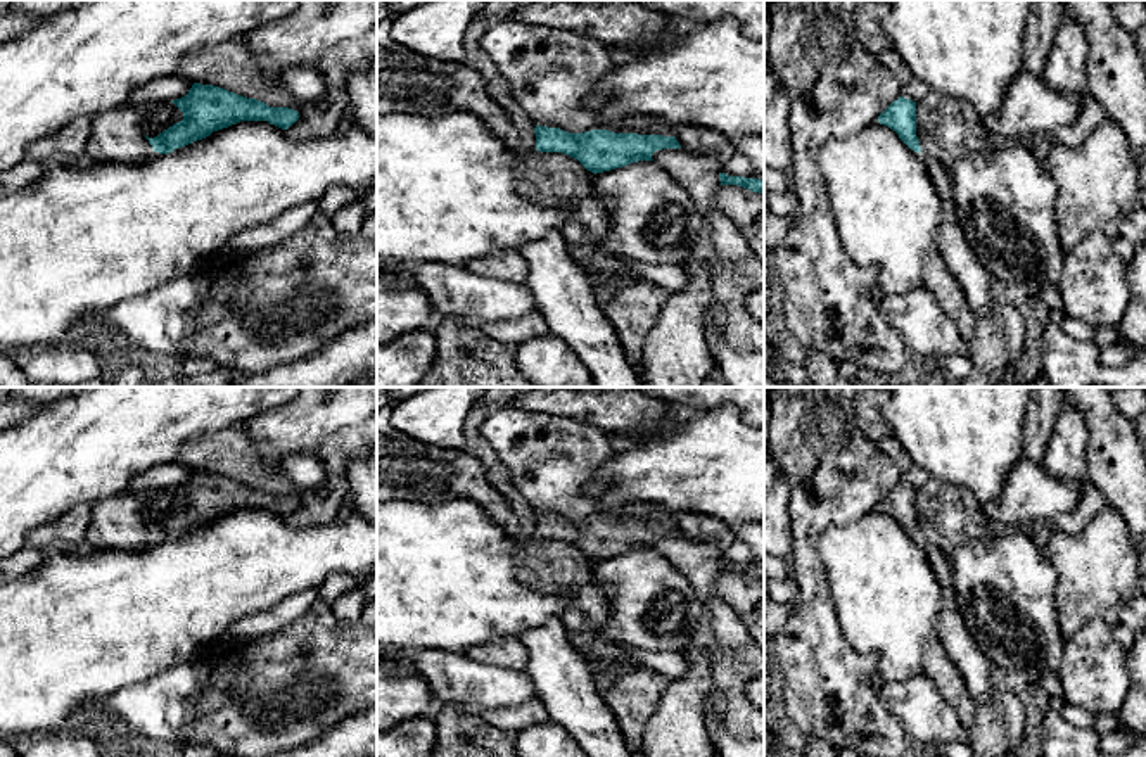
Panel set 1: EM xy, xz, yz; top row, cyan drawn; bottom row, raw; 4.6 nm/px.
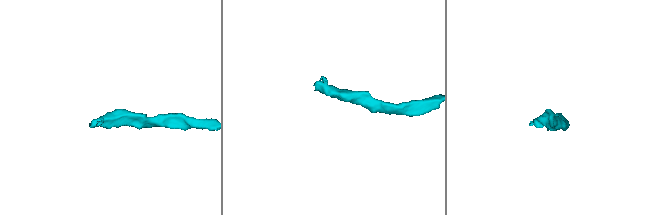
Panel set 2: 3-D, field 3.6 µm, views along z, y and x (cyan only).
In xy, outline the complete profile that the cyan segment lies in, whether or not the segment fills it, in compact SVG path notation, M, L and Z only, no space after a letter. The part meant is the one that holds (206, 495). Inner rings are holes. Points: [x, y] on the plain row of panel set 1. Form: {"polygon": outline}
{"polygon": "M194 470L185 484L171 489L183 499L183 506L154 525L145 522L159 541L169 541L240 508L268 508L287 517L299 506L294 496L270 494L261 487L201 470Z"}

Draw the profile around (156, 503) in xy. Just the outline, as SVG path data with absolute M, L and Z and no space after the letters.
M149 489L138 494L142 518L149 525L157 524L175 510L183 506L183 499L171 489Z

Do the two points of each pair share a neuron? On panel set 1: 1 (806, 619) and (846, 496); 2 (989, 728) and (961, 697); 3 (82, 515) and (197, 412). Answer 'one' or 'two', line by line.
1: one
2: two
3: two

